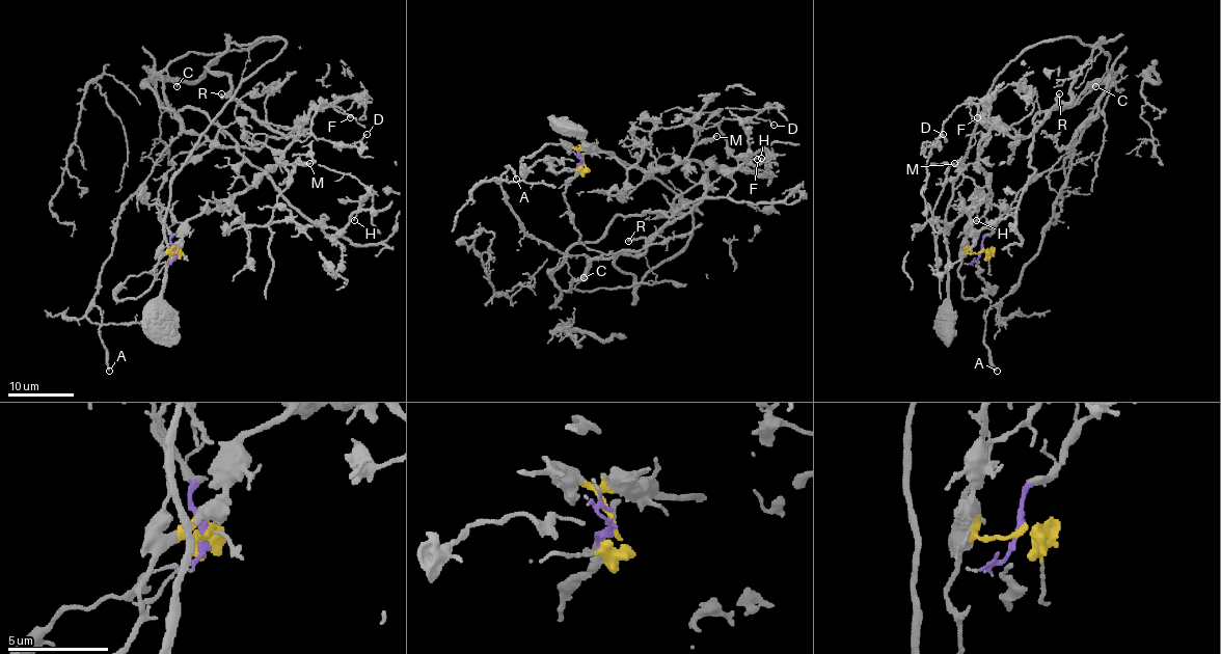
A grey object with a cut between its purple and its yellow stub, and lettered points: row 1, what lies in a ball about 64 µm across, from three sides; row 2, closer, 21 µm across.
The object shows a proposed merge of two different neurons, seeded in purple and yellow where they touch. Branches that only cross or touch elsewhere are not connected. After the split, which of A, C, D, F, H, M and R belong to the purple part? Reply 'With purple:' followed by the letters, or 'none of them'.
With purple: A, C, H

